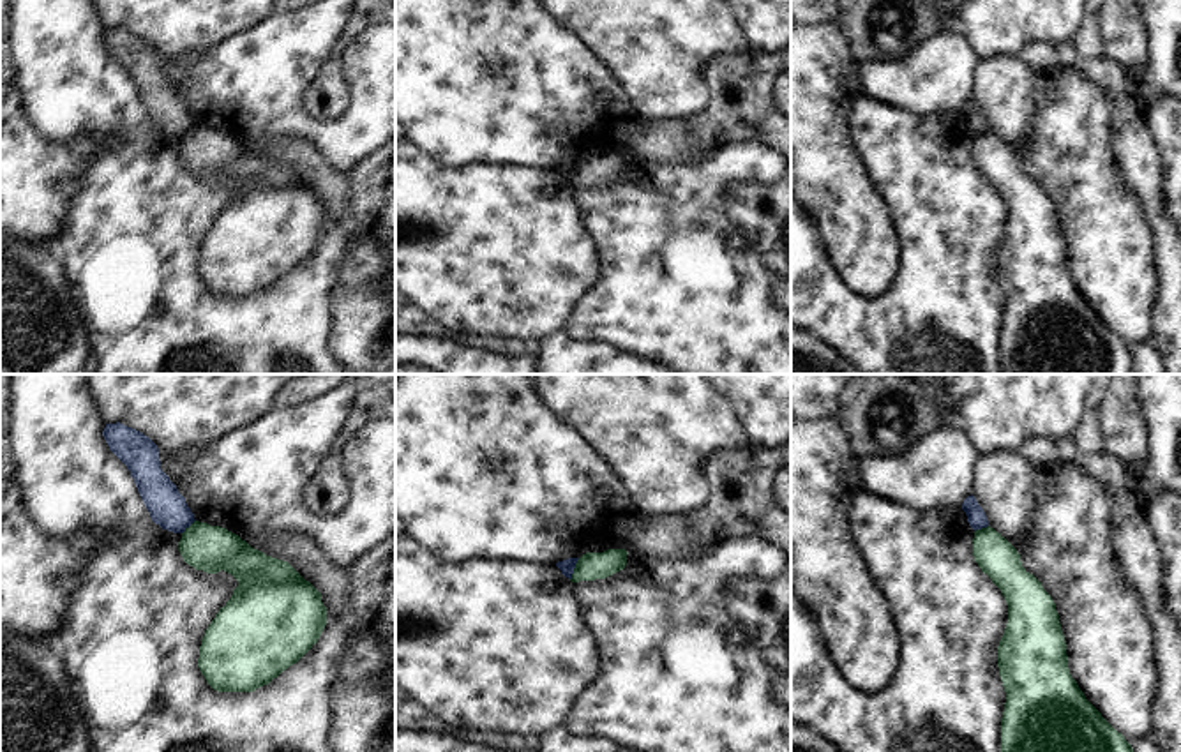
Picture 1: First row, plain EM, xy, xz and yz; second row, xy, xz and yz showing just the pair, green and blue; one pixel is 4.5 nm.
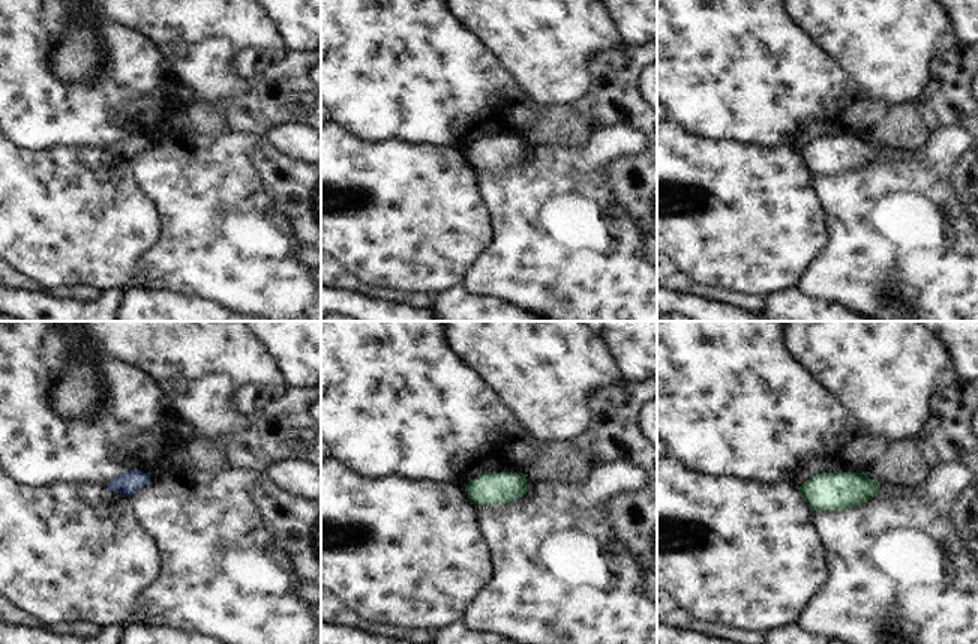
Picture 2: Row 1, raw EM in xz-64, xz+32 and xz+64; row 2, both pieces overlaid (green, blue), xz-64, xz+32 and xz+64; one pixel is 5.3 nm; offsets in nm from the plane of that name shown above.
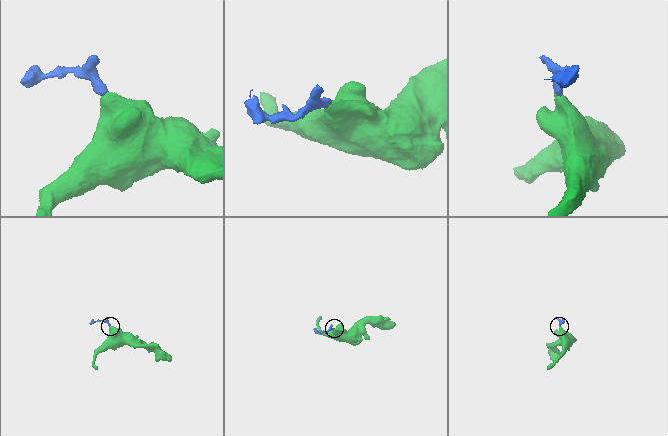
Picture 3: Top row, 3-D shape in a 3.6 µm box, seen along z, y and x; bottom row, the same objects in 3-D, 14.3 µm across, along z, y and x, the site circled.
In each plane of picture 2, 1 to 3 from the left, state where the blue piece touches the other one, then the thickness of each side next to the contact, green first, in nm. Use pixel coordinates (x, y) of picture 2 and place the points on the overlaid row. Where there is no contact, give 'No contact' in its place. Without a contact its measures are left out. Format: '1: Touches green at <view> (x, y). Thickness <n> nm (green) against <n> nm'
1: No contact
2: No contact
3: No contact.

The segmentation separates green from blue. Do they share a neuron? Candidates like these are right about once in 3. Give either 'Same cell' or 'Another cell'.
Another cell.

